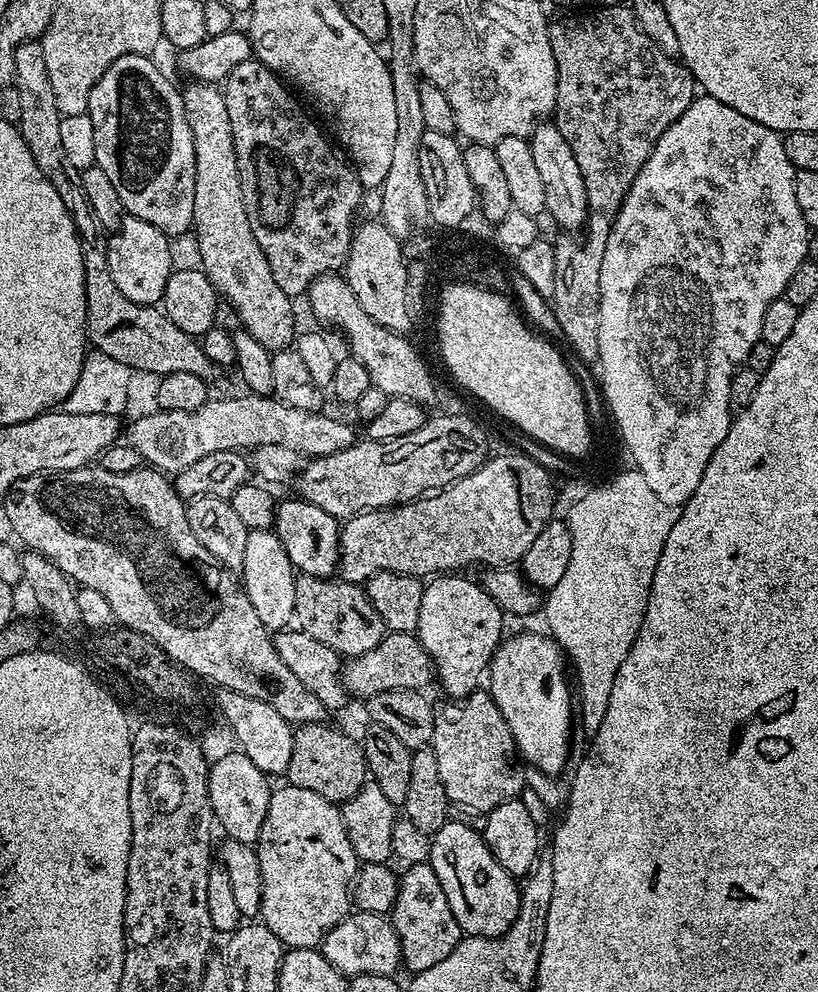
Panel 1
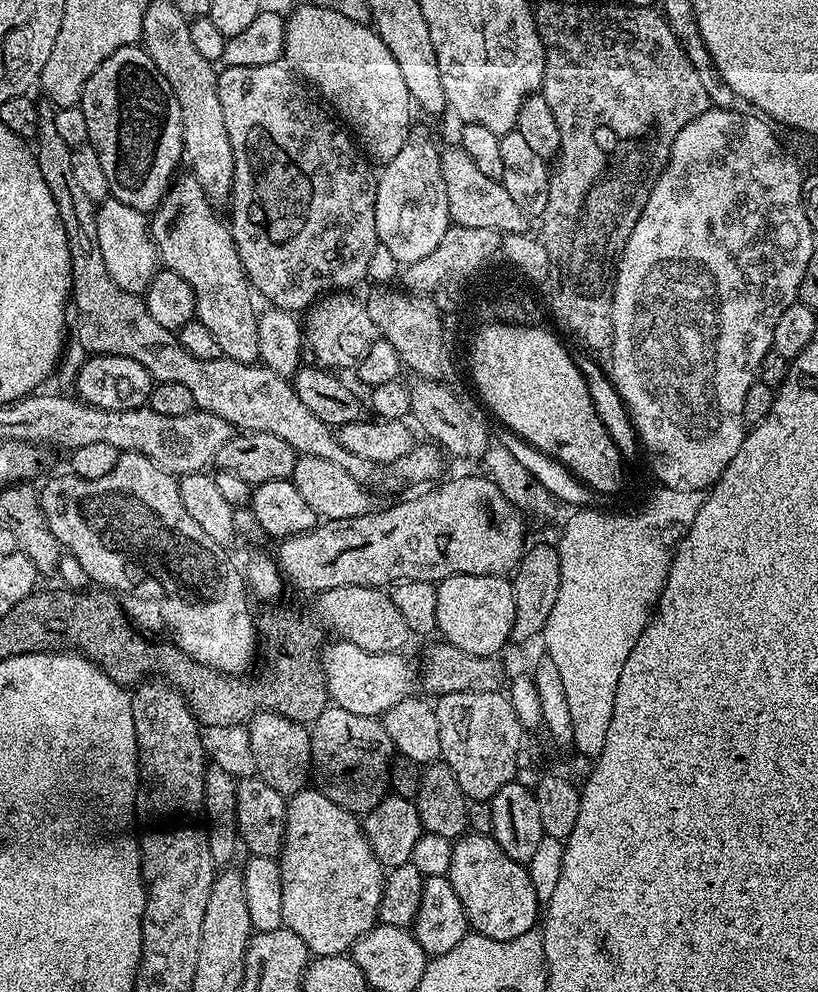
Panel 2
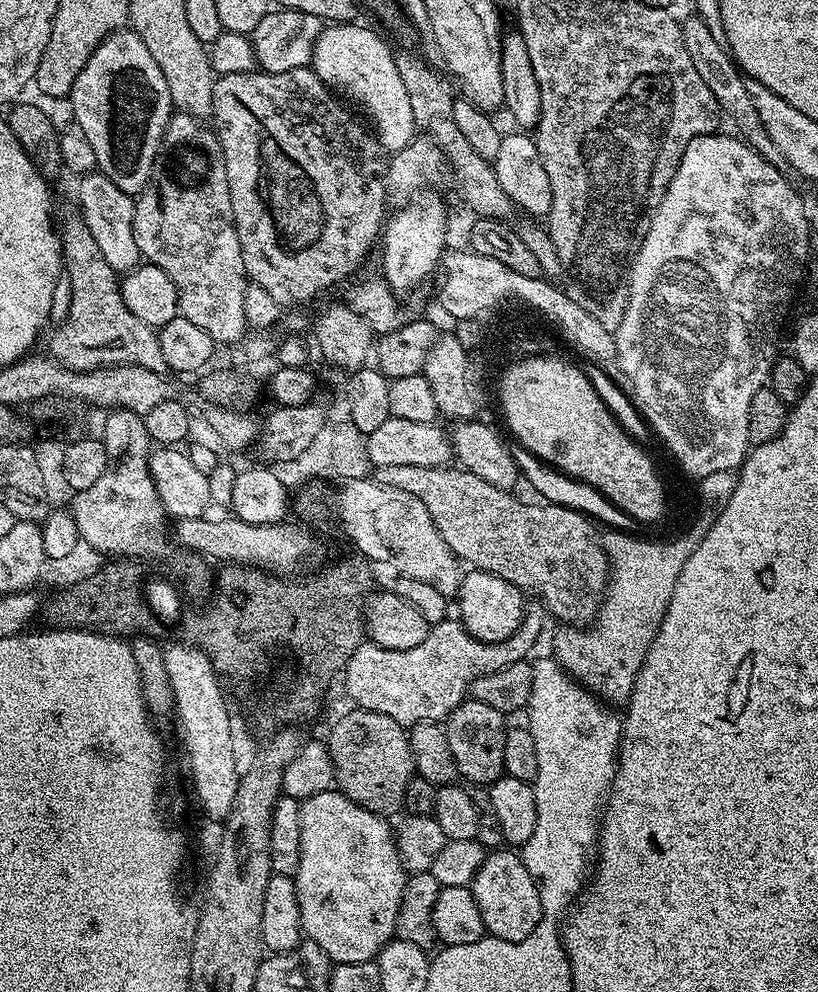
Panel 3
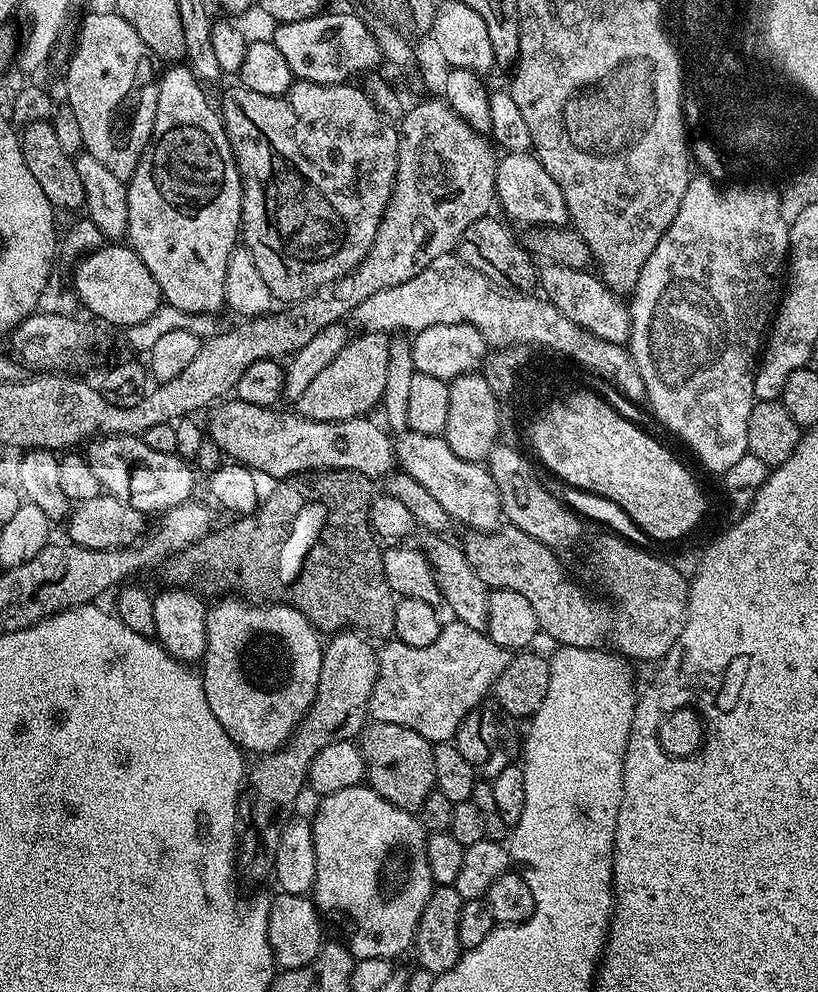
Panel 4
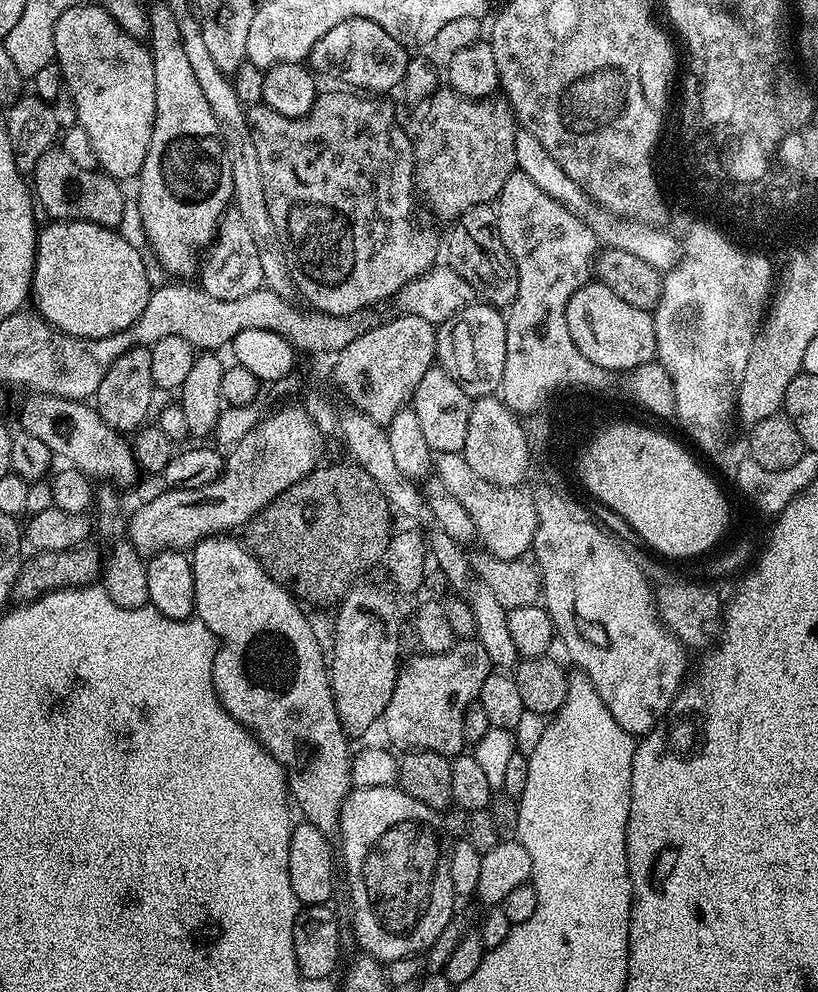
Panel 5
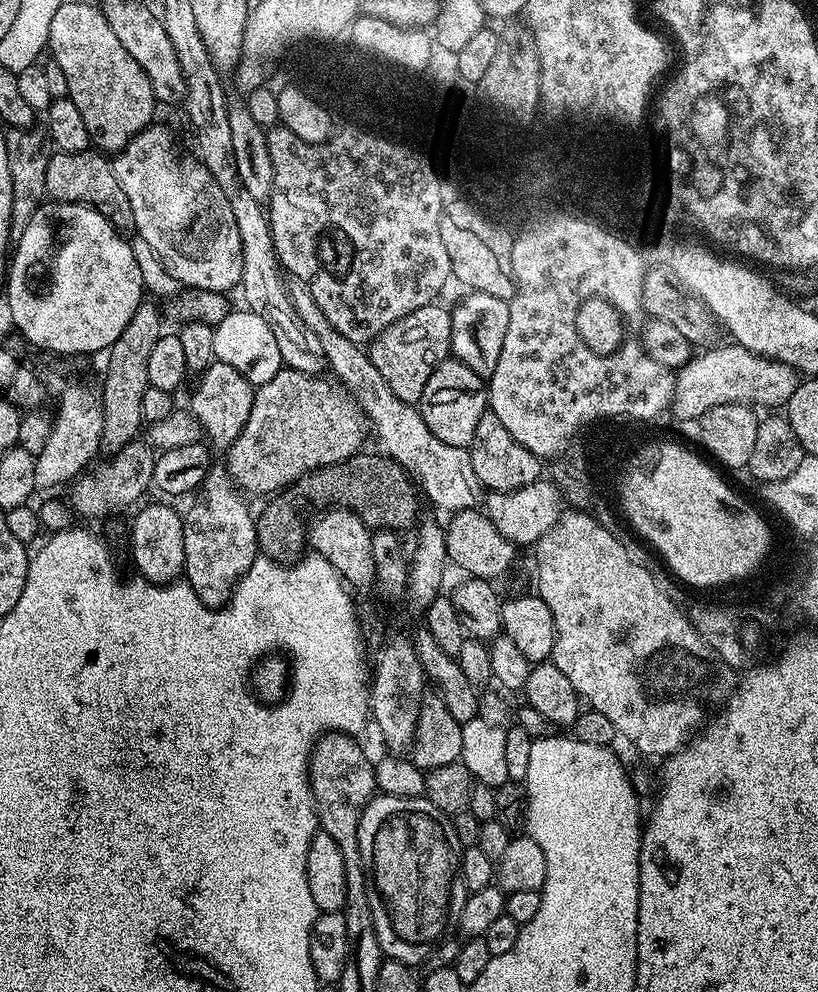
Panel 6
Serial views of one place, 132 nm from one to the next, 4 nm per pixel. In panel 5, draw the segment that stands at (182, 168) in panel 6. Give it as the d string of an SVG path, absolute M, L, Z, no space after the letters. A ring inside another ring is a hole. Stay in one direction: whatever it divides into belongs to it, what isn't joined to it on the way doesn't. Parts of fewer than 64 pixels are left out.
M235 206L229 207L220 217L216 239L203 253L202 263L198 268L199 276L199 287L203 288L206 294L210 294L210 298L219 300L246 298L246 294L254 294L254 290L265 287L262 262L258 259L258 246L254 246L250 229Z

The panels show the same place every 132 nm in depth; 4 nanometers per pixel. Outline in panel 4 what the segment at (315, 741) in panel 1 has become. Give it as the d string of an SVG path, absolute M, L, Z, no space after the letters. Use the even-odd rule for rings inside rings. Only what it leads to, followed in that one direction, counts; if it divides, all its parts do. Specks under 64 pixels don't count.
M369 723L358 737L369 788L382 794L394 806L415 813L436 787L434 744L406 726Z

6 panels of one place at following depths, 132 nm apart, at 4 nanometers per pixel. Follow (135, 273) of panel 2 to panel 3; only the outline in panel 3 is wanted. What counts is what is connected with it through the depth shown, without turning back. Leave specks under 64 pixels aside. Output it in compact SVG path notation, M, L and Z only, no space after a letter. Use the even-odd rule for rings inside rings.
M99 170L79 177L77 184L80 184L76 188L76 200L80 203L79 215L84 217L95 244L106 257L106 266L118 274L127 274L139 268L142 257L138 242L134 242L135 199L129 193L118 190L118 186L114 186L114 182L110 182L110 178Z

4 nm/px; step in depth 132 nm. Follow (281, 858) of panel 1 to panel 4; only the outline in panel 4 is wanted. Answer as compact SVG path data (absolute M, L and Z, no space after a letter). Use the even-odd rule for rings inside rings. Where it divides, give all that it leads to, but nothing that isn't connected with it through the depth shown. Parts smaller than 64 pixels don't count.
M364 782L350 786L346 790L338 790L334 794L323 797L319 802L321 804L316 808L316 816L313 815L311 817L312 829L314 830L314 854L318 858L318 874L314 874L314 886L312 887L310 898L316 903L316 908L319 910L321 917L329 925L332 923L344 935L341 936L343 943L348 945L348 949L352 951L352 955L356 960L365 960L366 958L386 958L387 960L392 960L397 958L396 956L402 955L407 948L409 951L415 945L416 927L420 925L422 914L432 897L434 881L432 879L428 855L426 854L429 833L413 813L394 806L389 800L382 798L382 794L378 794ZM391 852L392 868L384 868L384 863L387 862L388 855Z

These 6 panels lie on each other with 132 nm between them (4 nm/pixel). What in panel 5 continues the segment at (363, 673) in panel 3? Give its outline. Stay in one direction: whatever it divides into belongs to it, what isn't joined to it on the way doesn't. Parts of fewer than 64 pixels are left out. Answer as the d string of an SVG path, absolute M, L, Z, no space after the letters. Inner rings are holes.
M475 638L461 639L442 654L419 655L399 669L394 694L382 717L387 743L393 749L437 752L449 758L461 755L466 748L462 734L464 711L477 703L482 684L494 672L494 665Z

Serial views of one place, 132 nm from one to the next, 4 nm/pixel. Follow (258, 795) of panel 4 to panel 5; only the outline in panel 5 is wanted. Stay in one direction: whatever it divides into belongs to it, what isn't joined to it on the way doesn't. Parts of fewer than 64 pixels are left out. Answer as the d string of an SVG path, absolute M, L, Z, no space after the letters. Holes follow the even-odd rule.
M361 578L352 585L335 609L336 629L332 632L332 652L330 648L332 697L336 700L338 718L352 738L370 731L375 724L377 727L394 694L398 665L401 663L397 593L385 584L375 584L372 578Z

